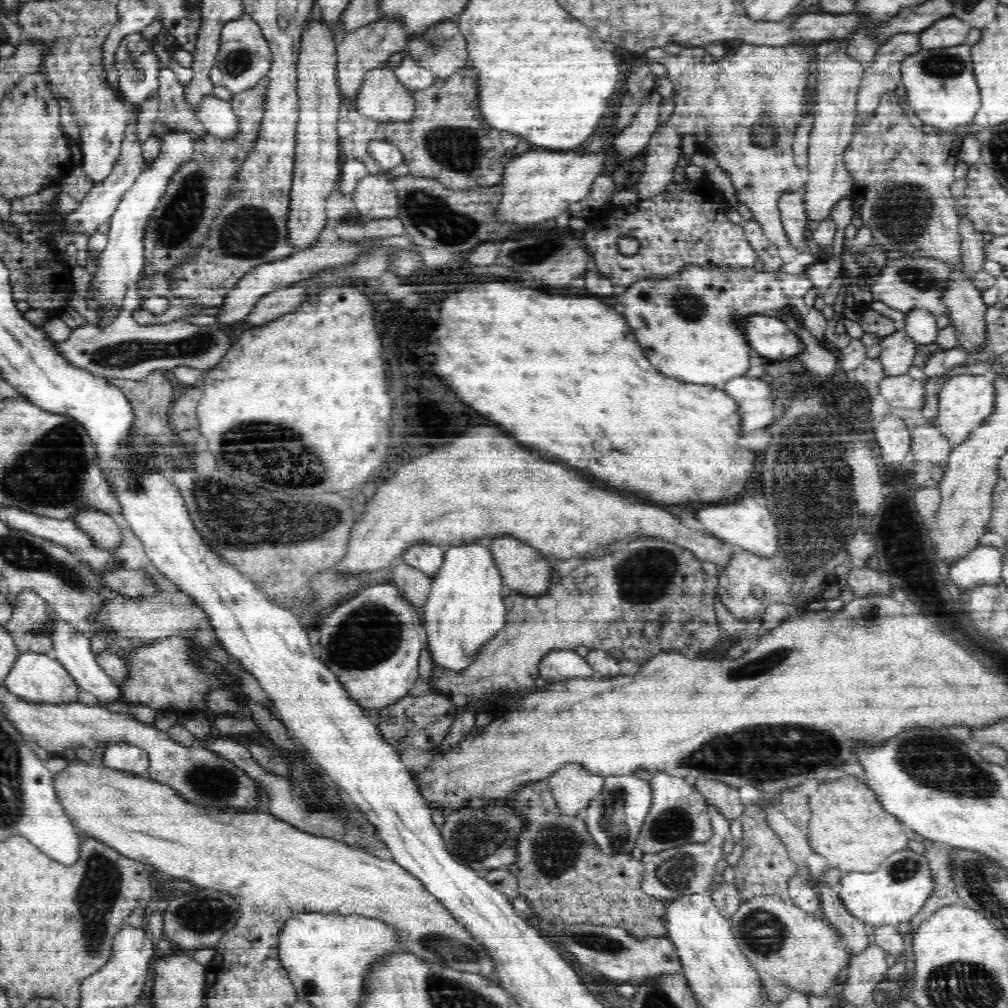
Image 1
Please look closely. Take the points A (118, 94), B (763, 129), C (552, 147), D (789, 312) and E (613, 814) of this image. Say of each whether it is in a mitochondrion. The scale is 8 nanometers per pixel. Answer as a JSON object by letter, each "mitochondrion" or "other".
{"A":"other","B":"mitochondrion","C":"other","D":"other","E":"mitochondrion"}

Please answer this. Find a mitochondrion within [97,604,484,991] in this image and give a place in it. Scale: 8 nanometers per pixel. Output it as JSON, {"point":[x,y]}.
{"point":[201,914]}

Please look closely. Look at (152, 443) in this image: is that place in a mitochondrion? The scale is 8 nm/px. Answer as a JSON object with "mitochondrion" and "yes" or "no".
{"mitochondrion":"yes"}

